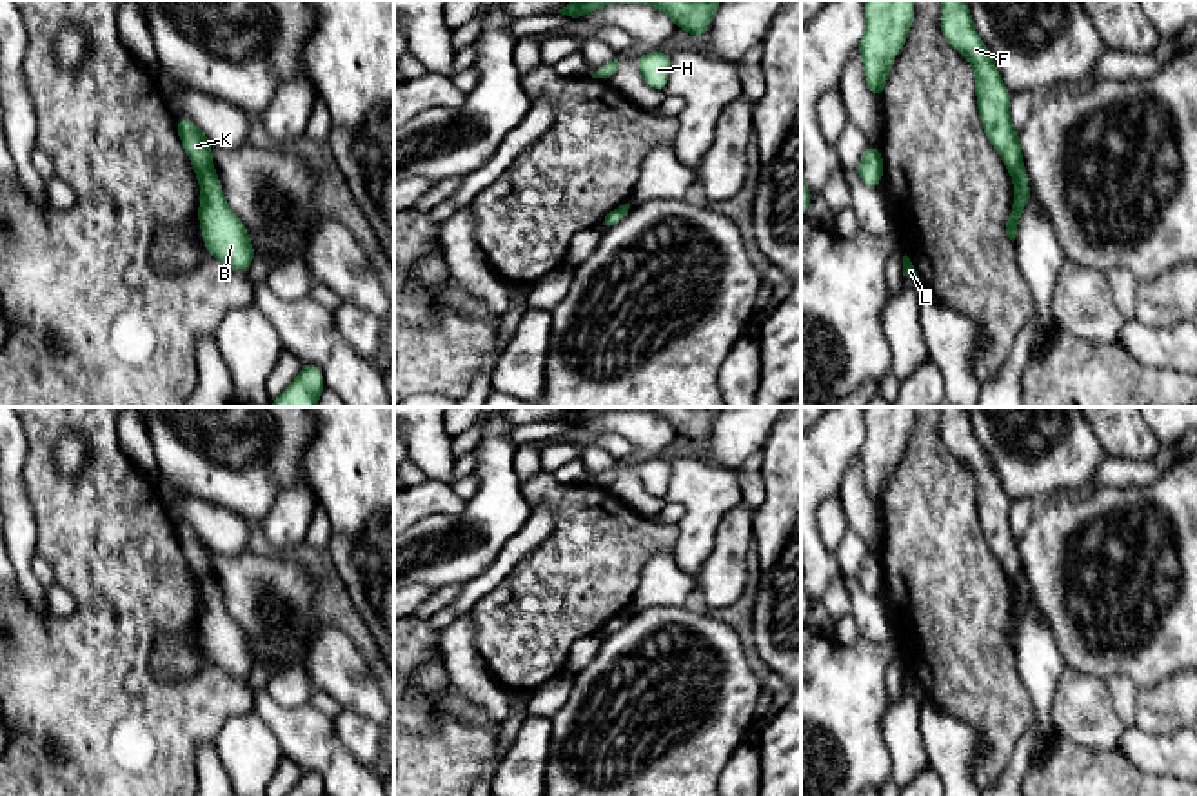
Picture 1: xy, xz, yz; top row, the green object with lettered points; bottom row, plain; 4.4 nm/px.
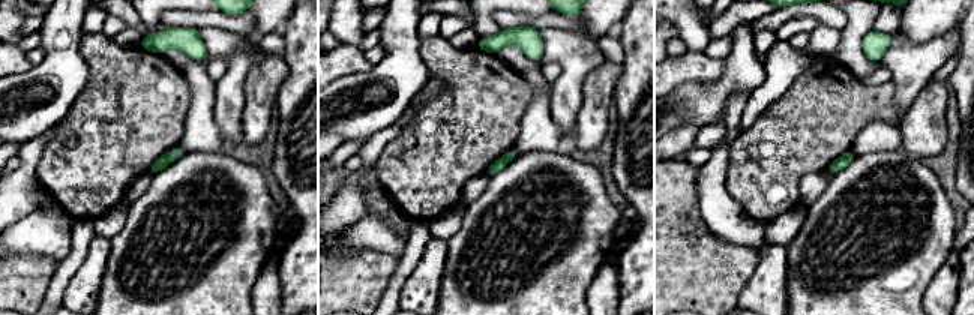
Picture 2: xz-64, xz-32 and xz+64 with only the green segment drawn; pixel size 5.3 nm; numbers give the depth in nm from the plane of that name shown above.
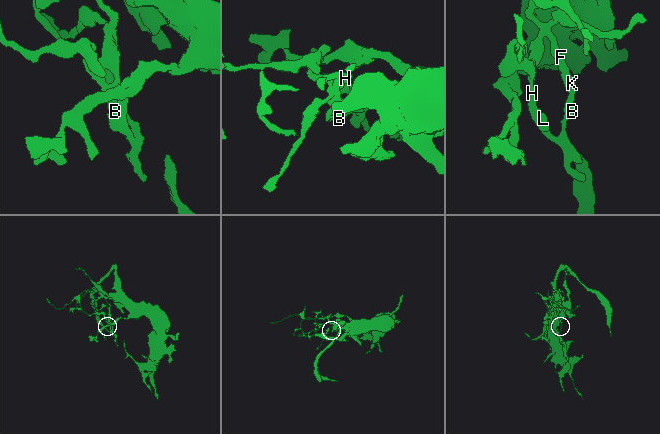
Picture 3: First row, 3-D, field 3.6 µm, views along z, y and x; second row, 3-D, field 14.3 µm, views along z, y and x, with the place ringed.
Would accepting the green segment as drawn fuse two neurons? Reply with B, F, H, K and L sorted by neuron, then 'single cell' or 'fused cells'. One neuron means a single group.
B F H K L; single cell

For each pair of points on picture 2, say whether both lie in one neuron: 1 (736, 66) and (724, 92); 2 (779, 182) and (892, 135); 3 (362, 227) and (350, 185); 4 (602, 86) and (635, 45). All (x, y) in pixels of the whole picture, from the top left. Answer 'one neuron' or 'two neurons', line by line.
1: one neuron
2: two neurons
3: one neuron
4: two neurons

